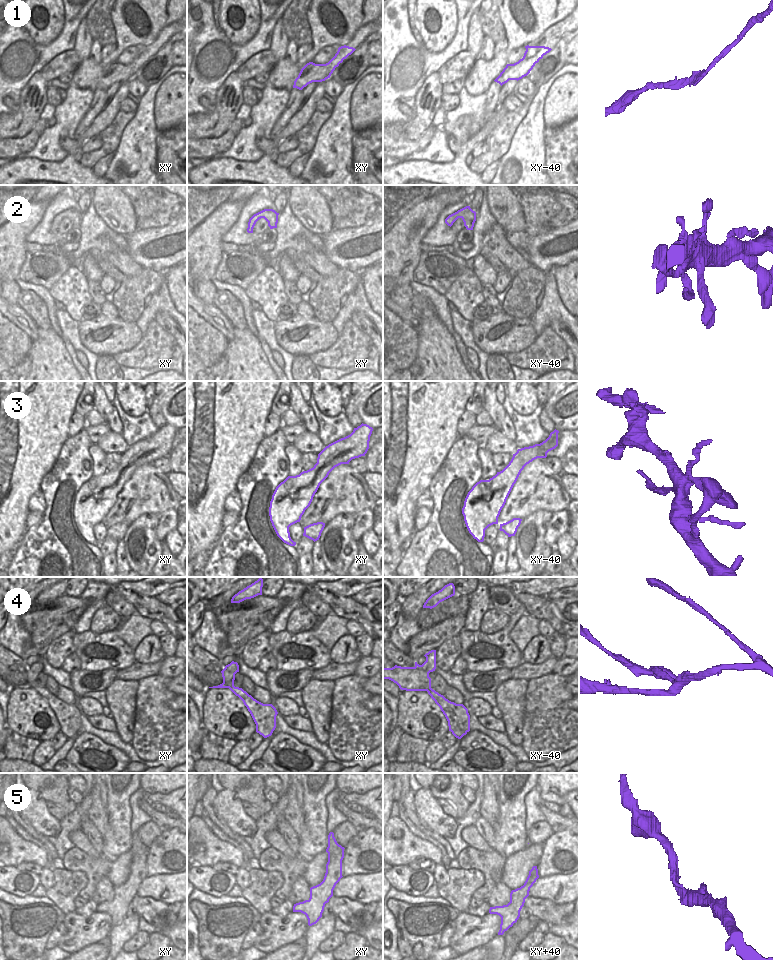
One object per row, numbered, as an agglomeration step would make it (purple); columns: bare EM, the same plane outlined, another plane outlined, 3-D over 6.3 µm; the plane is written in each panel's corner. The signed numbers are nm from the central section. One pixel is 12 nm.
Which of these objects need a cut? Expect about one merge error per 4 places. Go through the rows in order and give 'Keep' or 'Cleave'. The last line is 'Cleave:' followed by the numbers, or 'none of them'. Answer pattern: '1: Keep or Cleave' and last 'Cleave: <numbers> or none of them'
1: Keep
2: Keep
3: Keep
4: Cleave
5: Cleave
Cleave: 4, 5.

